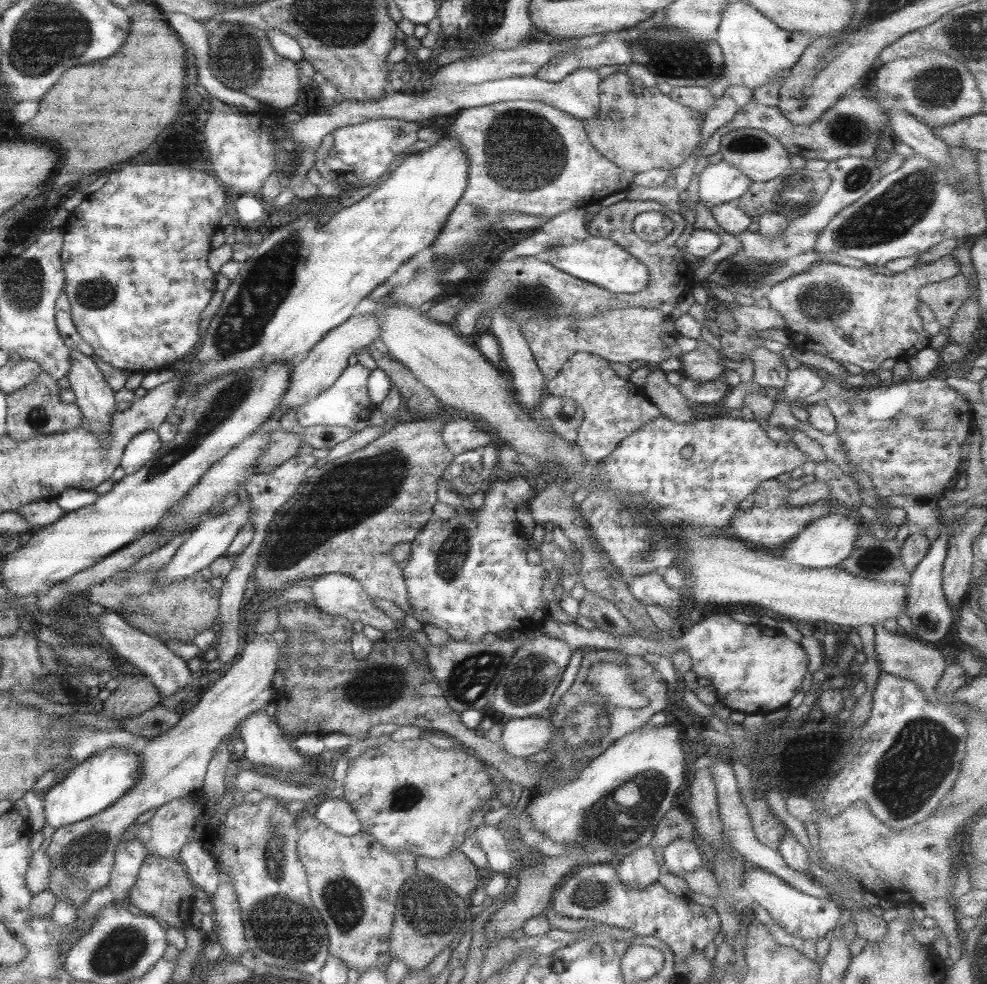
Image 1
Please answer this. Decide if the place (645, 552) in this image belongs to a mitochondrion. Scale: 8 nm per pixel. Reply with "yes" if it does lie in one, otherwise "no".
yes

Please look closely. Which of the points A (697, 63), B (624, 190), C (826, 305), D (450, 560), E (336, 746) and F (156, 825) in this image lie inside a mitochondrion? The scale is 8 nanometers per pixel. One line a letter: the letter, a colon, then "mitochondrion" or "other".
A: mitochondrion
B: other
C: mitochondrion
D: mitochondrion
E: other
F: other

